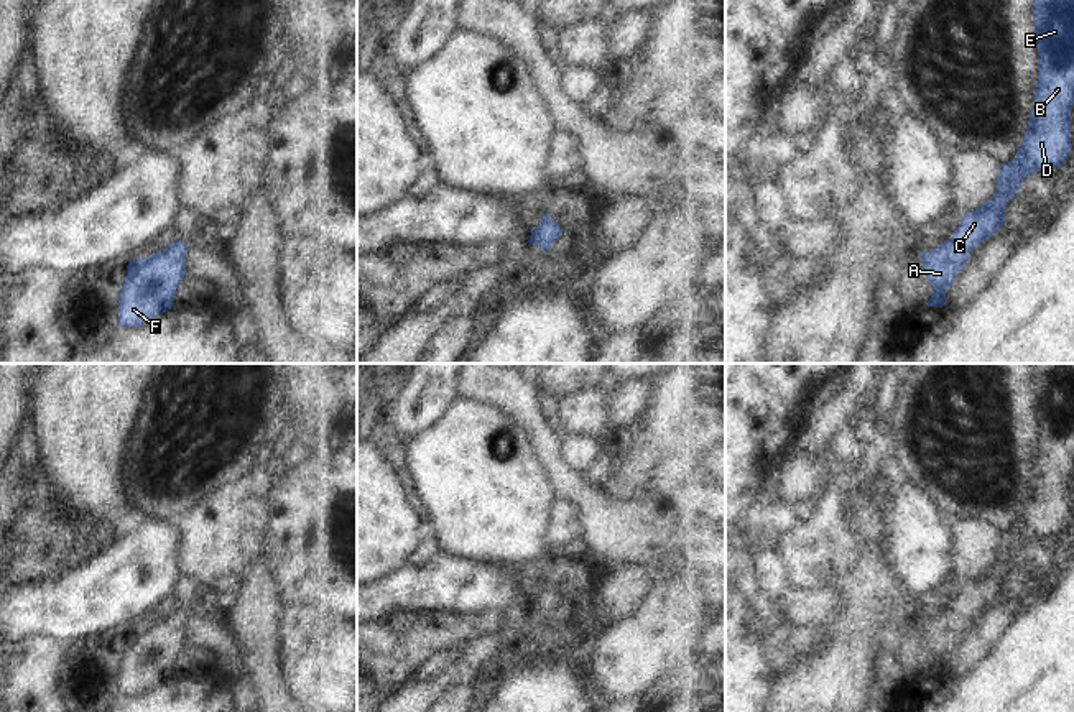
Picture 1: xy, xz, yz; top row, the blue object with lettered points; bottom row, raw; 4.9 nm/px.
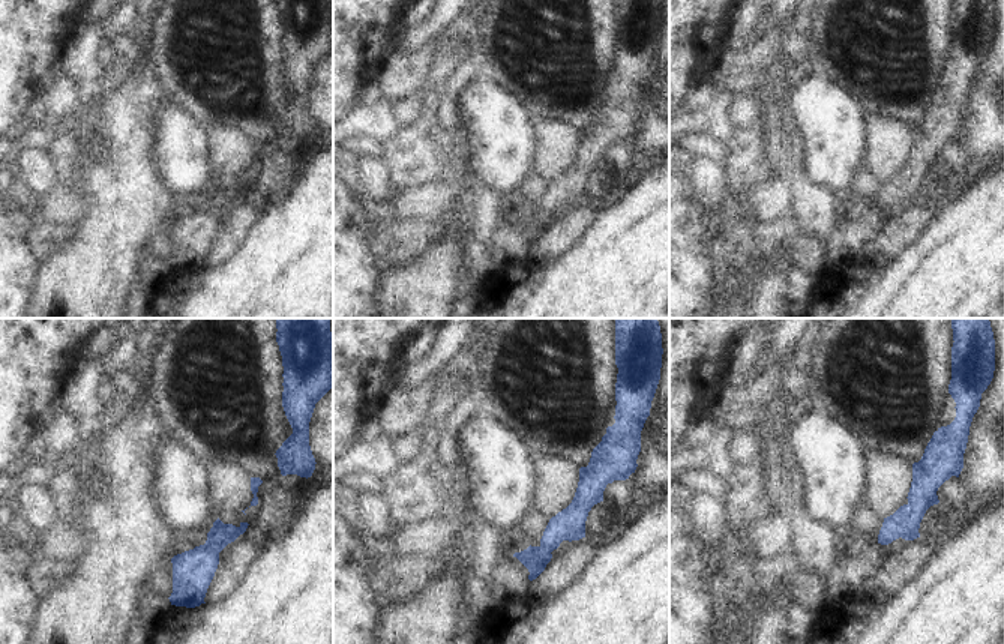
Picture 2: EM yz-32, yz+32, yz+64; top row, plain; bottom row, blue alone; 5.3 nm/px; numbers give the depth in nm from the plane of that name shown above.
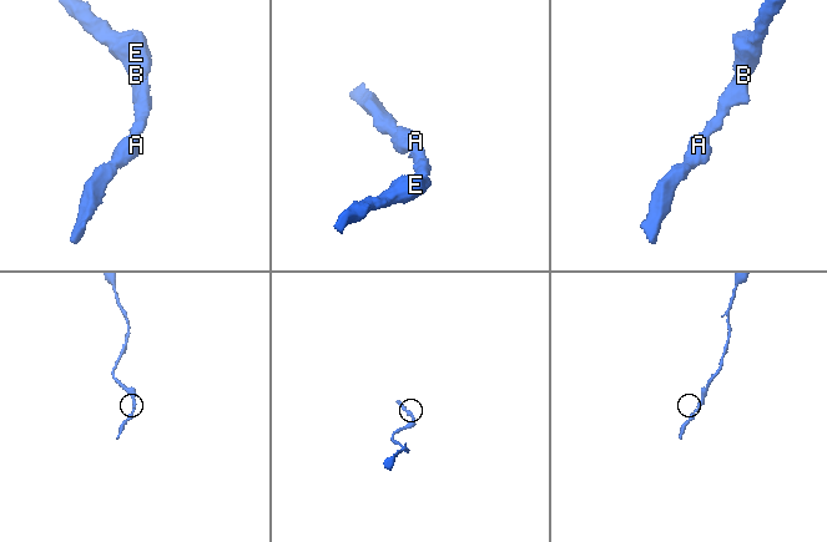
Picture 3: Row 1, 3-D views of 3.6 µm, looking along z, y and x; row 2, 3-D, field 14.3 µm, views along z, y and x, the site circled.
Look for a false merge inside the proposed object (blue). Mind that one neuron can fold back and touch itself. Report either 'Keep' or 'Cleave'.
Keep

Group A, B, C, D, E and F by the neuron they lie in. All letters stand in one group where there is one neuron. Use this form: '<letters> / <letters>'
A B C D E F

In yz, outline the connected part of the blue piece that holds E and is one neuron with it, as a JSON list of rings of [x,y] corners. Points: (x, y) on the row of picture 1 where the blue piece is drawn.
[[[1033,0],[1038,41],[1038,82],[1030,127],[1016,156],[1000,164],[997,192],[979,209],[962,215],[951,240],[921,252],[924,276],[933,286],[926,306],[942,307],[946,293],[969,261],[969,253],[1005,222],[1005,207],[1021,181],[1048,168],[1059,168],[1071,153],[1074,105],[1074,0]]]

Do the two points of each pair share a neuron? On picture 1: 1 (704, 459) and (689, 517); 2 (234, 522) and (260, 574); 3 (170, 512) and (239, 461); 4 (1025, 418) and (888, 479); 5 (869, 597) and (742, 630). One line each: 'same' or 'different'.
1: different
2: different
3: same
4: different
5: different

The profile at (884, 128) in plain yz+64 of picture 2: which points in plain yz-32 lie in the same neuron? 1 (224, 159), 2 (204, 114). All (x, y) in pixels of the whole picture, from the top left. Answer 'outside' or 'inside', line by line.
1: inside
2: outside

